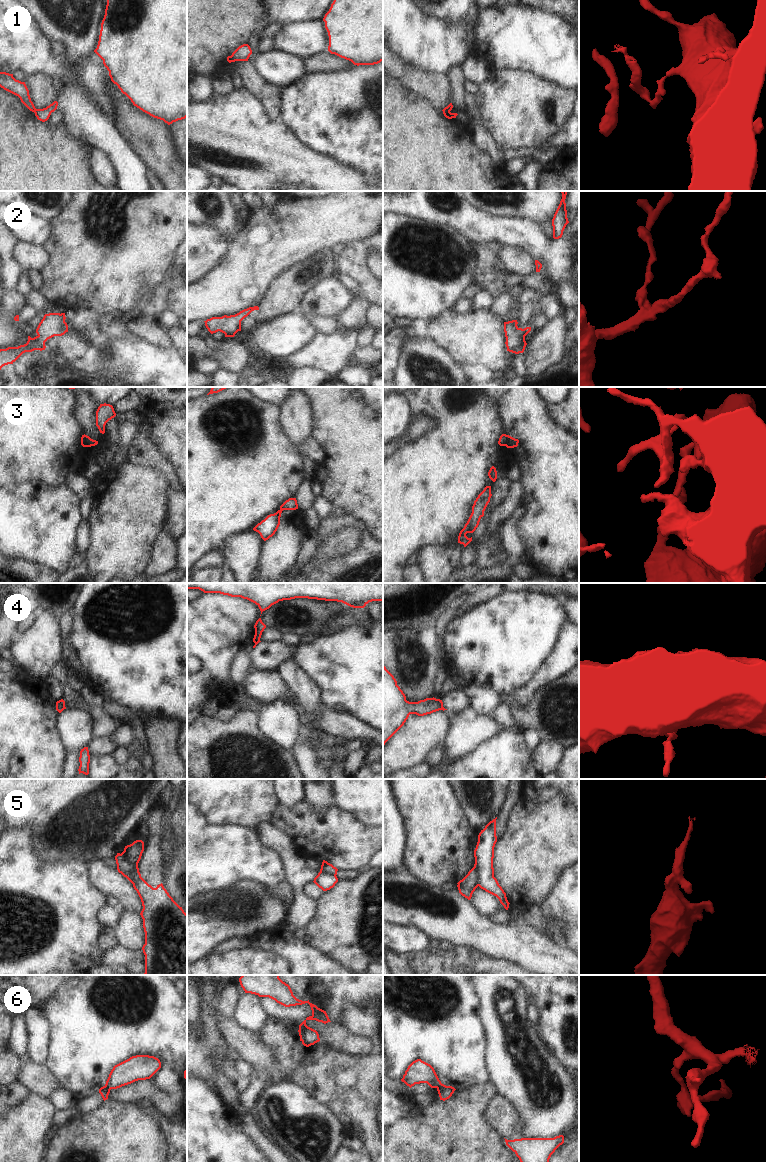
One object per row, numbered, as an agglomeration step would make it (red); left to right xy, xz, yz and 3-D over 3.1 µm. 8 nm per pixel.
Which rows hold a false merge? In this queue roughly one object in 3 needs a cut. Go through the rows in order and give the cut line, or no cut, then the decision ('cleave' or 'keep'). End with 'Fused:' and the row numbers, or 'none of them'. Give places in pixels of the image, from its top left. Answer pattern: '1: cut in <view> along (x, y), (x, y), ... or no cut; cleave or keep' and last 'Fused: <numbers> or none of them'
1: cut in xy along (36, 109), (33, 111); cleave
2: no cut; keep
3: cut in yz along (507, 435), (507, 443), (505, 445); cleave
4: cut in xz along (259, 640), (255, 644); cleave
5: cut in yz along (474, 866), (477, 872), (478, 885); cleave
6: no cut; keep
Fused: 1, 3, 4, 5

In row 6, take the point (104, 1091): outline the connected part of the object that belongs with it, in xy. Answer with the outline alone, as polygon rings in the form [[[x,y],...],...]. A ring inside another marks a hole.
[[[132,1056],[113,1067],[106,1084],[99,1089],[99,1093],[105,1101],[111,1089],[117,1089],[138,1080],[150,1079],[160,1068],[161,1062],[154,1056]]]

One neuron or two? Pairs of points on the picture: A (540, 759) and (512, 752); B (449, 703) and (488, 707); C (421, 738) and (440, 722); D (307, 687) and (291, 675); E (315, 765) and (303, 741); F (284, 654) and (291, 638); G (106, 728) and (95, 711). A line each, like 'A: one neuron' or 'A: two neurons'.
A: two neurons
B: two neurons
C: one neuron
D: one neuron
E: one neuron
F: two neurons
G: one neuron

